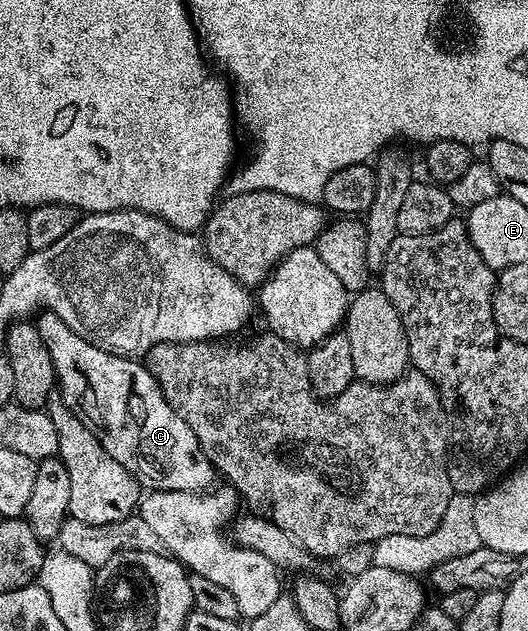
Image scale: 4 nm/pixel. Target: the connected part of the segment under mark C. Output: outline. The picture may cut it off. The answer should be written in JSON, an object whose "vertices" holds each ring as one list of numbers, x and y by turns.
{"vertices":[[41,310,34,322,46,349,50,349,50,361,54,361,59,398,84,420,84,424,98,437,102,449,106,449,106,453,110,453,118,465,126,468,141,488,148,491,204,493,217,482,218,472,201,451,194,429,190,429,190,425,186,425,186,421,182,421,182,417,170,409,158,381,154,381,143,362,127,355,106,353,106,349,90,345,90,341,78,337,78,333,74,333,74,329,70,329,70,325,66,325,66,321,52,311]]}

